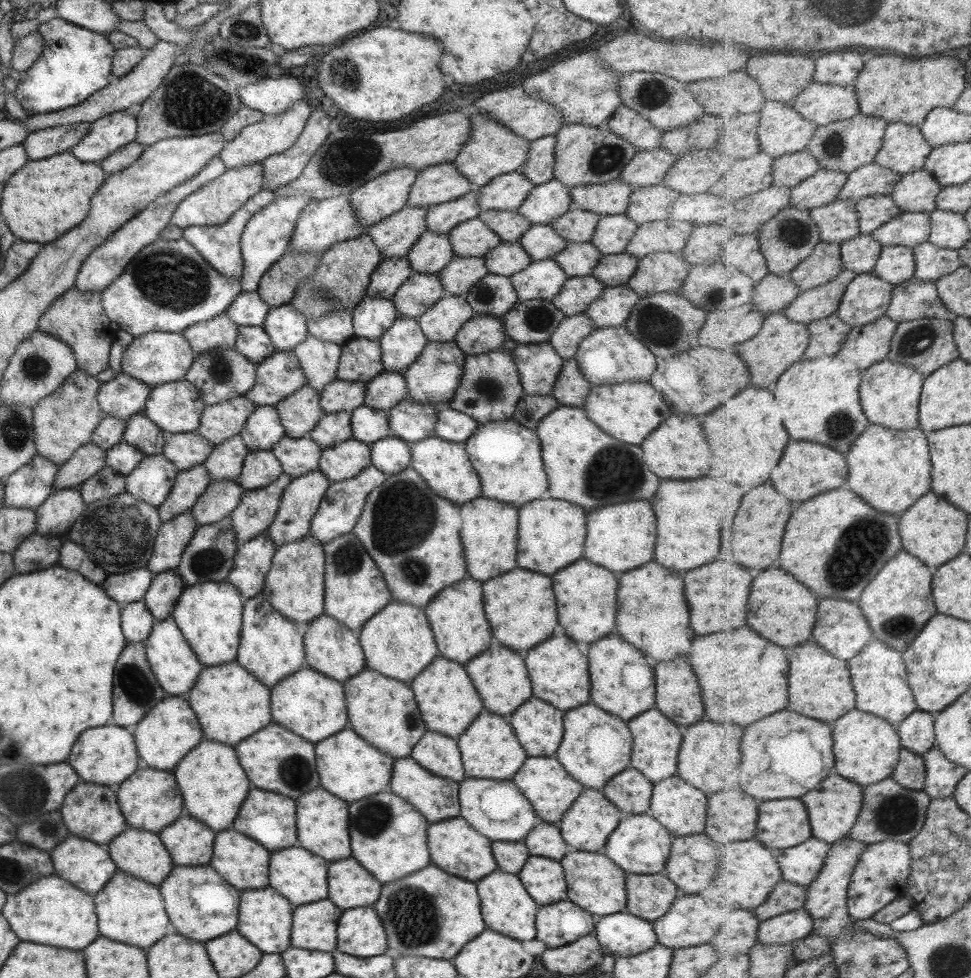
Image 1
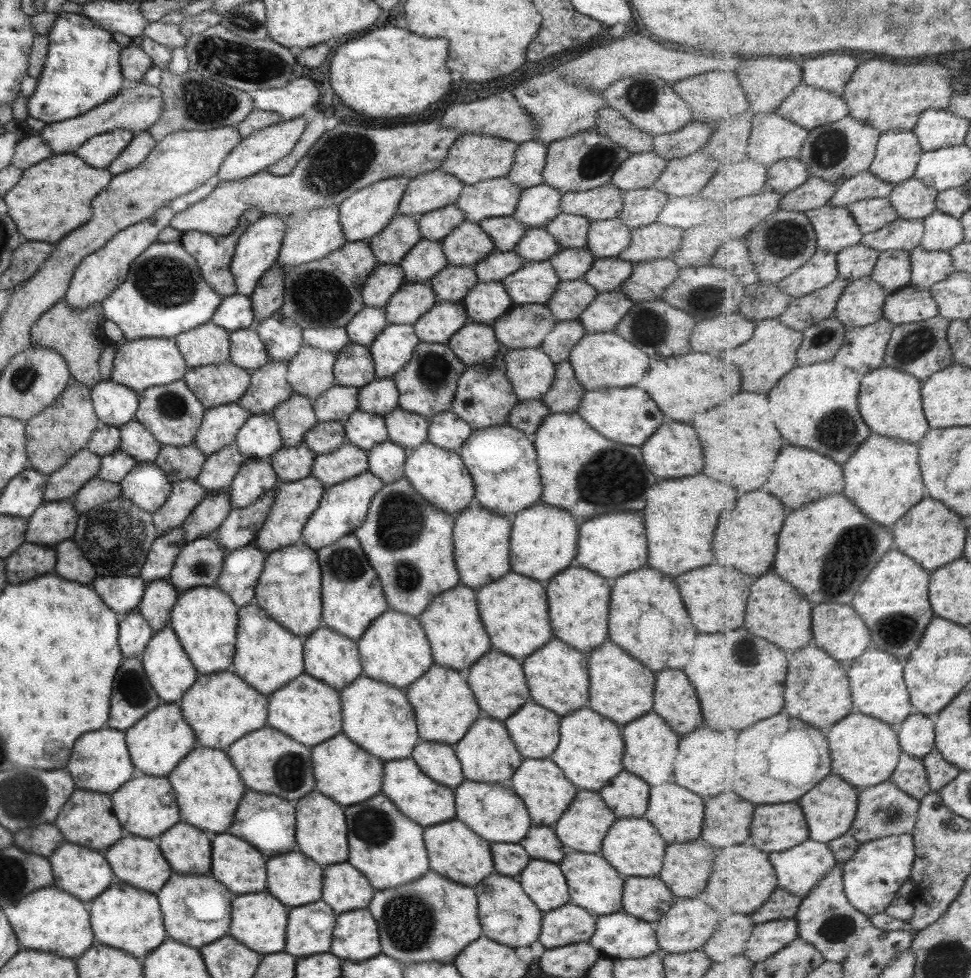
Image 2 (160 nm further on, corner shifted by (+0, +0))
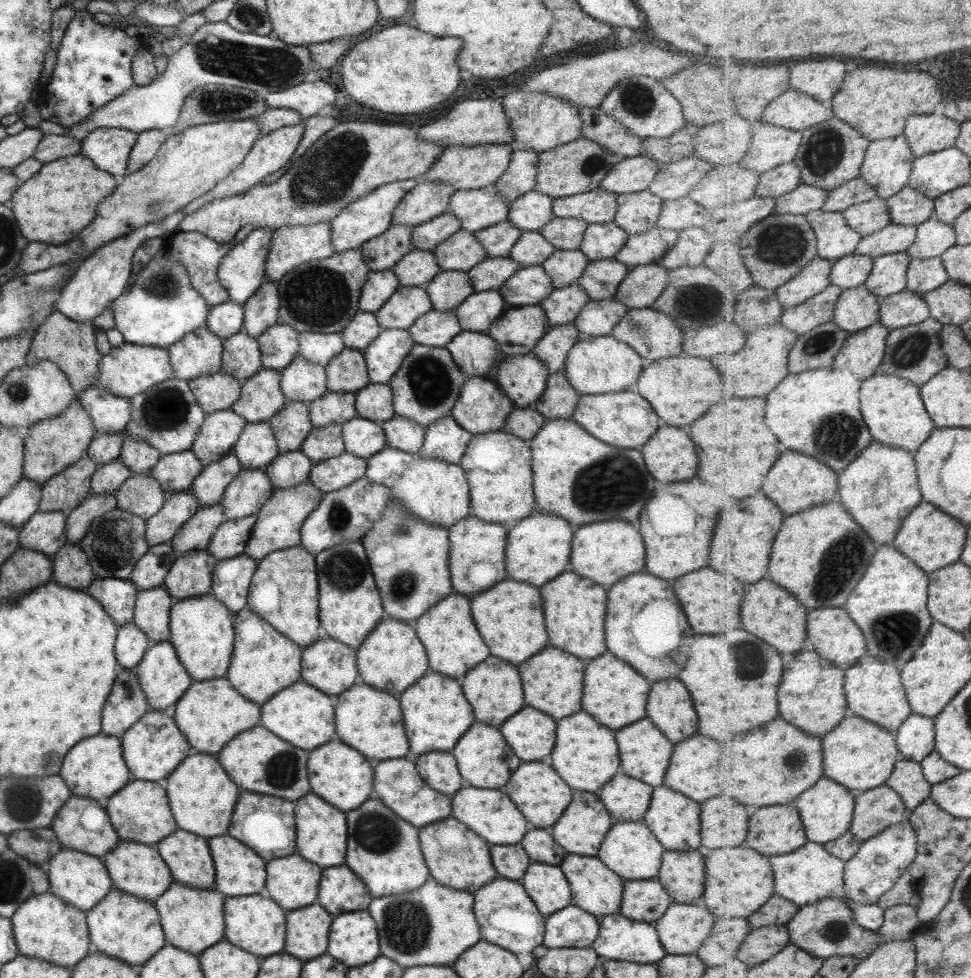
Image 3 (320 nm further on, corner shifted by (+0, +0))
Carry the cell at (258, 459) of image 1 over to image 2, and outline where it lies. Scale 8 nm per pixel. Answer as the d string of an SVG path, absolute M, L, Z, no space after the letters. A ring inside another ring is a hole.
M245 458L228 486L231 509L253 504L271 490L277 481L268 459Z

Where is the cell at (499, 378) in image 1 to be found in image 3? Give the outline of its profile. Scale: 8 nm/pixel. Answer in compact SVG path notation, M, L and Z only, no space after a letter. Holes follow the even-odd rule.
M467 376L461 385L460 394L453 406L450 416L453 421L469 432L469 434L485 434L487 432L500 431L504 426L506 416L513 409L509 399L496 383L485 379L483 376Z

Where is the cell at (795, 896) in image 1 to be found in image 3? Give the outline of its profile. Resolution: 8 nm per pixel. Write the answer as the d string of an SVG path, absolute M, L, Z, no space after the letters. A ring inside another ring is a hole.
M774 895L757 914L748 917L753 929L771 925L787 925L799 913L800 907L787 898Z

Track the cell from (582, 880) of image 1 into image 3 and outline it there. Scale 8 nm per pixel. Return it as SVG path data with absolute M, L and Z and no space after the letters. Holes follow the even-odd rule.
M566 854L559 868L563 870L563 875L570 888L572 905L576 908L598 919L619 912L623 880L600 860L583 858L578 854Z

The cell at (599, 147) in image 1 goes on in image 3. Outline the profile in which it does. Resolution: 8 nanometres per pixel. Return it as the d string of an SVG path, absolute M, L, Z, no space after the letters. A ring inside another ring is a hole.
M582 136L537 155L538 163L534 190L546 194L552 199L573 196L597 188L610 166L617 164L622 159L621 156L611 154L596 142Z

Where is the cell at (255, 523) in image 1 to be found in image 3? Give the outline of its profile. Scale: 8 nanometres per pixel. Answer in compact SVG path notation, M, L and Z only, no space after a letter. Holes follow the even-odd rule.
M255 514L237 520L223 521L206 546L206 552L217 561L242 554L255 521Z

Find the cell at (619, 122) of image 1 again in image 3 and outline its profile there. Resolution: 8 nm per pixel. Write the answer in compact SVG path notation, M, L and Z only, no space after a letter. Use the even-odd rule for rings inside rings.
M580 107L580 136L596 142L601 148L622 158L643 155L642 139L633 136L610 116L601 112L600 107Z

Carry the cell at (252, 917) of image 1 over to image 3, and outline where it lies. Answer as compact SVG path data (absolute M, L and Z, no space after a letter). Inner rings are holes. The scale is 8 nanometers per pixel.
M260 893L245 897L225 897L223 901L224 938L227 943L259 958L283 952L285 912L270 897Z

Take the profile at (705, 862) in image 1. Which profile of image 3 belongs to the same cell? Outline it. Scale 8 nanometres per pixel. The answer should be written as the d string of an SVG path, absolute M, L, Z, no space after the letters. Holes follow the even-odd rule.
M664 851L660 858L660 867L655 880L665 888L665 893L671 898L671 902L681 902L681 904L693 904L695 898L700 899L704 890L705 872L703 872L703 858L699 852L673 852Z

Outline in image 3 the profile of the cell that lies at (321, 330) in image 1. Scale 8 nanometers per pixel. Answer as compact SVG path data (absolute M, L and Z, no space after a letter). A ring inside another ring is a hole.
M298 333L298 355L307 362L324 366L343 349L340 333Z

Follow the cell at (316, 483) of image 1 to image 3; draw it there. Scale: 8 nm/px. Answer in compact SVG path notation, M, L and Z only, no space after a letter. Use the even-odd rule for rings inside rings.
M308 480L289 488L273 489L256 514L256 521L242 554L258 562L270 552L299 545L301 523L312 510L315 510L321 497L322 492Z

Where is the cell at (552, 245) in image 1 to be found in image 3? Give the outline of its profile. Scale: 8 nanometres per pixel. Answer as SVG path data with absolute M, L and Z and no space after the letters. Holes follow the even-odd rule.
M522 231L511 247L509 258L518 268L541 265L554 249L538 232Z

